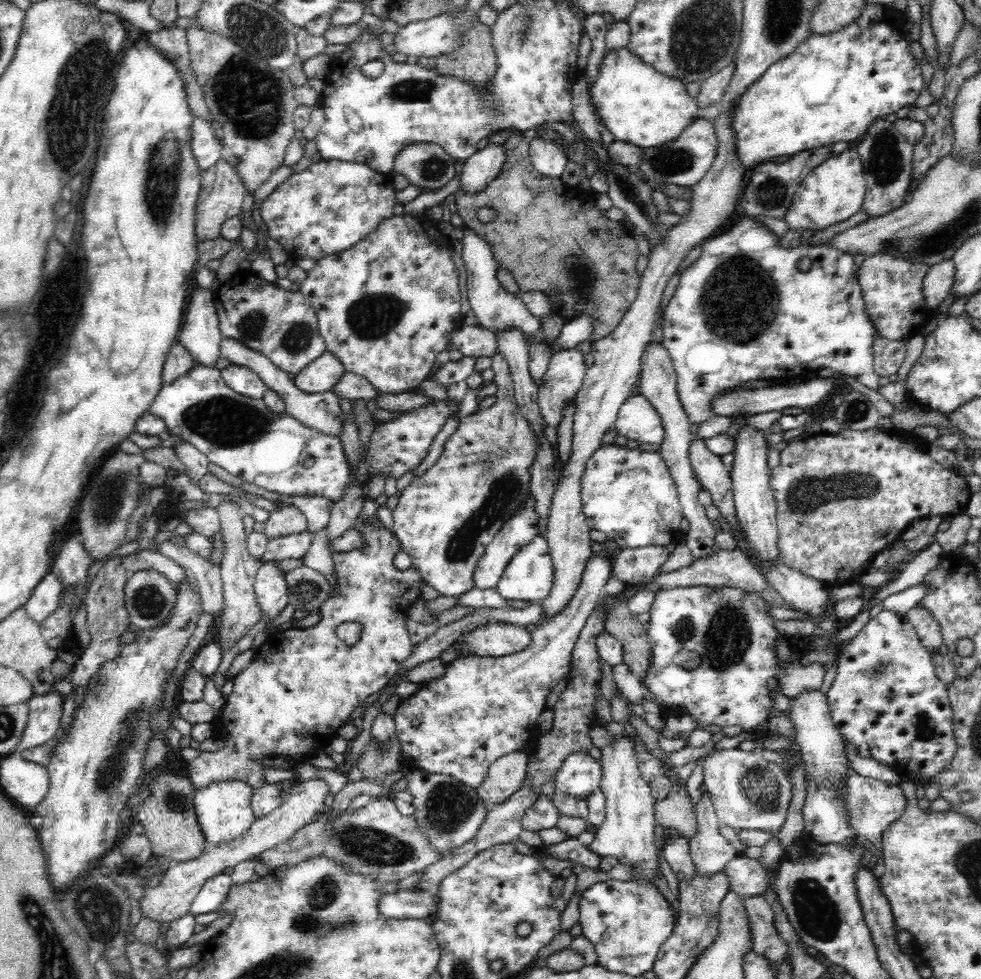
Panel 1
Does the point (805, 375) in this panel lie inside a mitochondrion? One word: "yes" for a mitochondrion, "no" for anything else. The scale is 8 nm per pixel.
no

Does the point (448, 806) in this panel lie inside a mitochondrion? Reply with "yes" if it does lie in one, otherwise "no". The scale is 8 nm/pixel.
yes

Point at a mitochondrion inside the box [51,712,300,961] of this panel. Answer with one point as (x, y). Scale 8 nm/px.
(97, 910)

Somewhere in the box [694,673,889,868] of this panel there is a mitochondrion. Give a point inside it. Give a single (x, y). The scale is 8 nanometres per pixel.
(762, 788)

